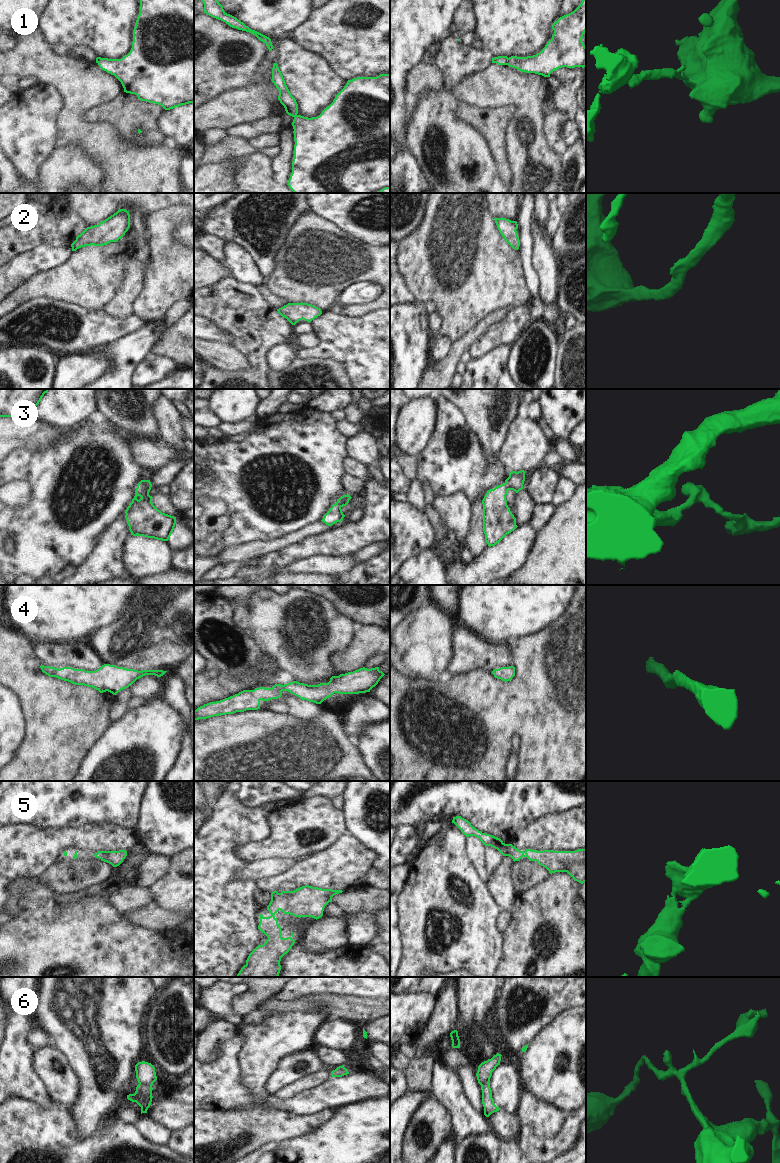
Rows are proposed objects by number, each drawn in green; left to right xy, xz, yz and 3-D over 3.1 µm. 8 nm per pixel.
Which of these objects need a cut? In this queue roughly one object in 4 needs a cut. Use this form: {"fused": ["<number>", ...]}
{"fused": ["1", "6"]}

